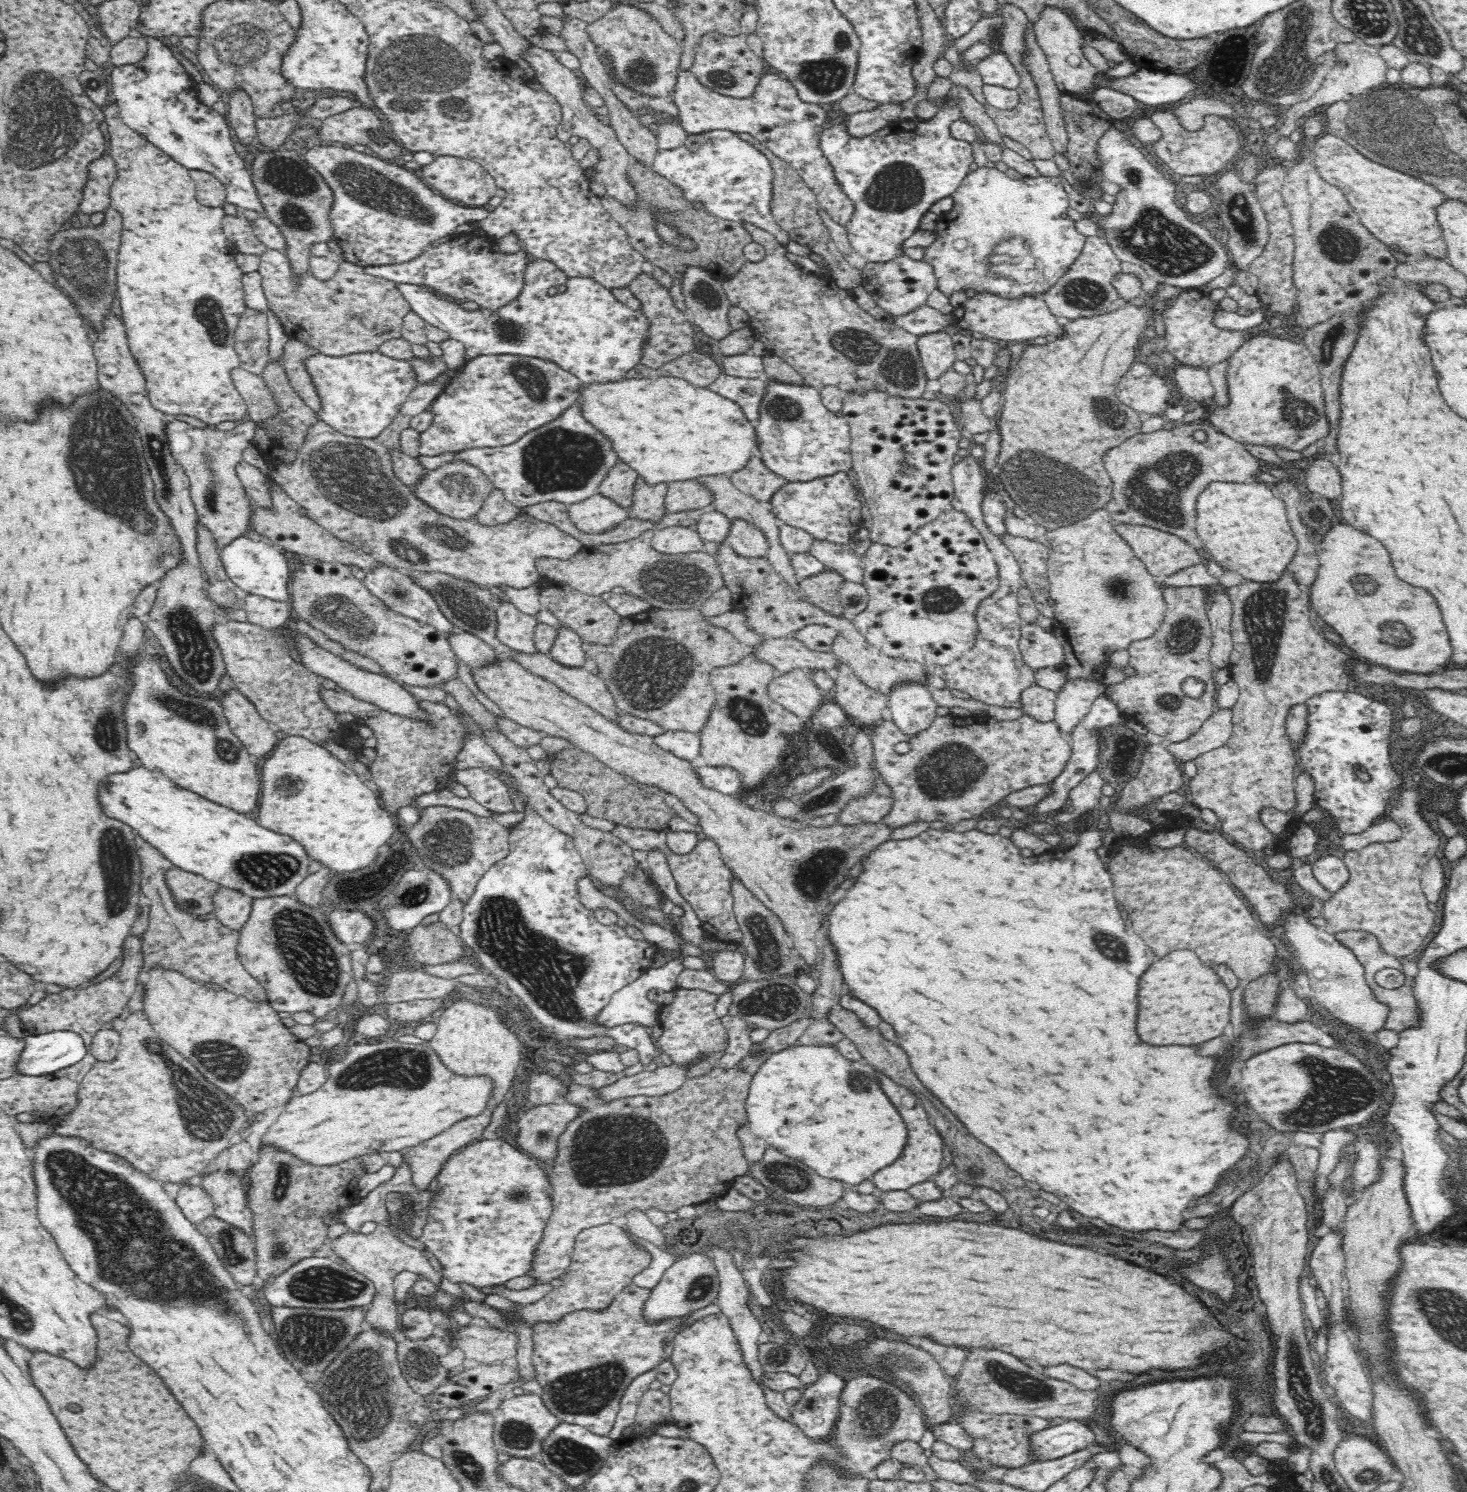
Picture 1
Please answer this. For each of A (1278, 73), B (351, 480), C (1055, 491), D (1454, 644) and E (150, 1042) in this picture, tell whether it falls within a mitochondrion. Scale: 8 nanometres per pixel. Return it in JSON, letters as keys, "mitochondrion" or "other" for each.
{"A":"mitochondrion","B":"mitochondrion","C":"mitochondrion","D":"other","E":"mitochondrion"}

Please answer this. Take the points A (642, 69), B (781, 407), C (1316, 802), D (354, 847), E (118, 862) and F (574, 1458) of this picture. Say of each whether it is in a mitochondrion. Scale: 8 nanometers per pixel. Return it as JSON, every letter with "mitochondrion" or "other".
{"A":"mitochondrion","B":"mitochondrion","C":"other","D":"other","E":"mitochondrion","F":"mitochondrion"}

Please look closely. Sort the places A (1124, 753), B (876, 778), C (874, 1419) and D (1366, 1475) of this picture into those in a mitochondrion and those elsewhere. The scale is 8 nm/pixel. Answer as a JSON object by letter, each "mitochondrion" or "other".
{"A":"other","B":"other","C":"mitochondrion","D":"mitochondrion"}

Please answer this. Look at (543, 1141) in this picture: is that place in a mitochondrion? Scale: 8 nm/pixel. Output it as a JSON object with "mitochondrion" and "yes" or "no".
{"mitochondrion":"yes"}

